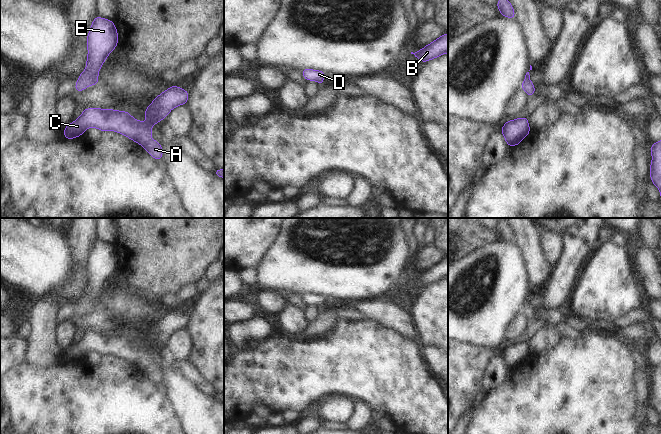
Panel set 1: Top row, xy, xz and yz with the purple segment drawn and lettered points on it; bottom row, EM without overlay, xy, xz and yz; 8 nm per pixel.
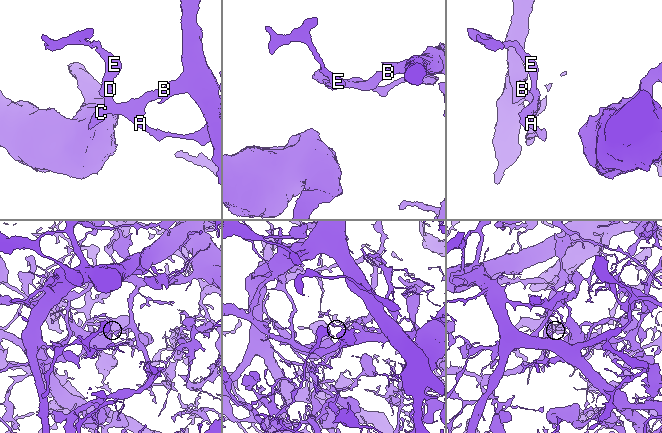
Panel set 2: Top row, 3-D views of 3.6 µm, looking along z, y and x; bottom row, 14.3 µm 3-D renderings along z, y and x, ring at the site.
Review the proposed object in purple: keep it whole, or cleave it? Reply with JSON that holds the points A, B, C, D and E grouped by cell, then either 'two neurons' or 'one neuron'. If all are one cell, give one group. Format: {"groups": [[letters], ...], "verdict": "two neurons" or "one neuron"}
{"groups": [["A", "B", "C", "D", "E"]], "verdict": "one neuron"}

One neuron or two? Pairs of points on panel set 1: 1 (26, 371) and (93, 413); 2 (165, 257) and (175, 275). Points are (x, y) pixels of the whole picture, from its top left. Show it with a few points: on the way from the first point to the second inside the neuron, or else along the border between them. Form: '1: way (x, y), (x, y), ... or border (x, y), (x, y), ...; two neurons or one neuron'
1: way (43, 388), (59, 404), (76, 410); one neuron
2: way (165, 261), (165, 265), (171, 271); one neuron

